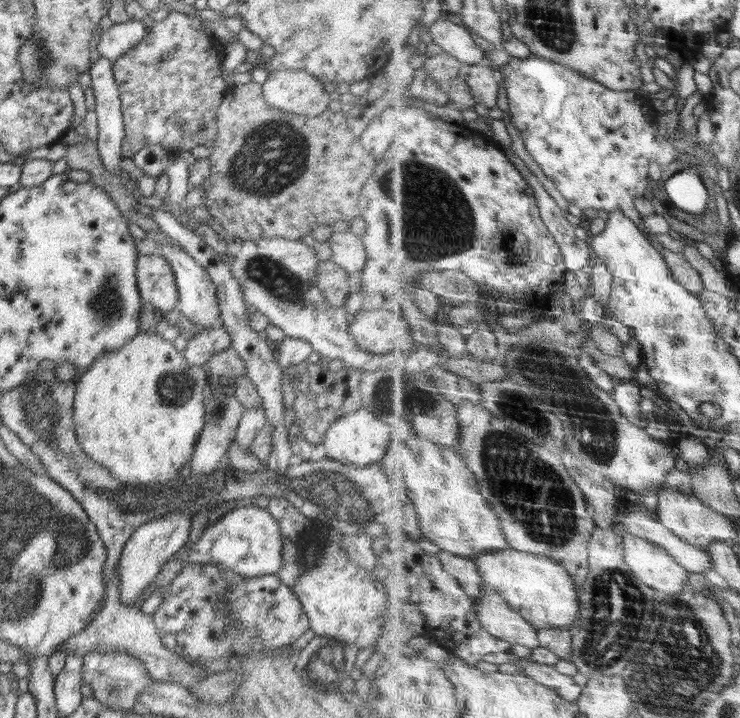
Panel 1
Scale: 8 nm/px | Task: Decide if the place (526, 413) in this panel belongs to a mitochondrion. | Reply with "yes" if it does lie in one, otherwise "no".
yes

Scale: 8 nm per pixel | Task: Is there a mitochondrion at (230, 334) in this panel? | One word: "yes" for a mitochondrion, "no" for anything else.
no

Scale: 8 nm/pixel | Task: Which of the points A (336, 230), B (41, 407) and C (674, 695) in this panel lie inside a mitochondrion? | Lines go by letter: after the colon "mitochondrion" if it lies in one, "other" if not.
A: other
B: mitochondrion
C: mitochondrion

